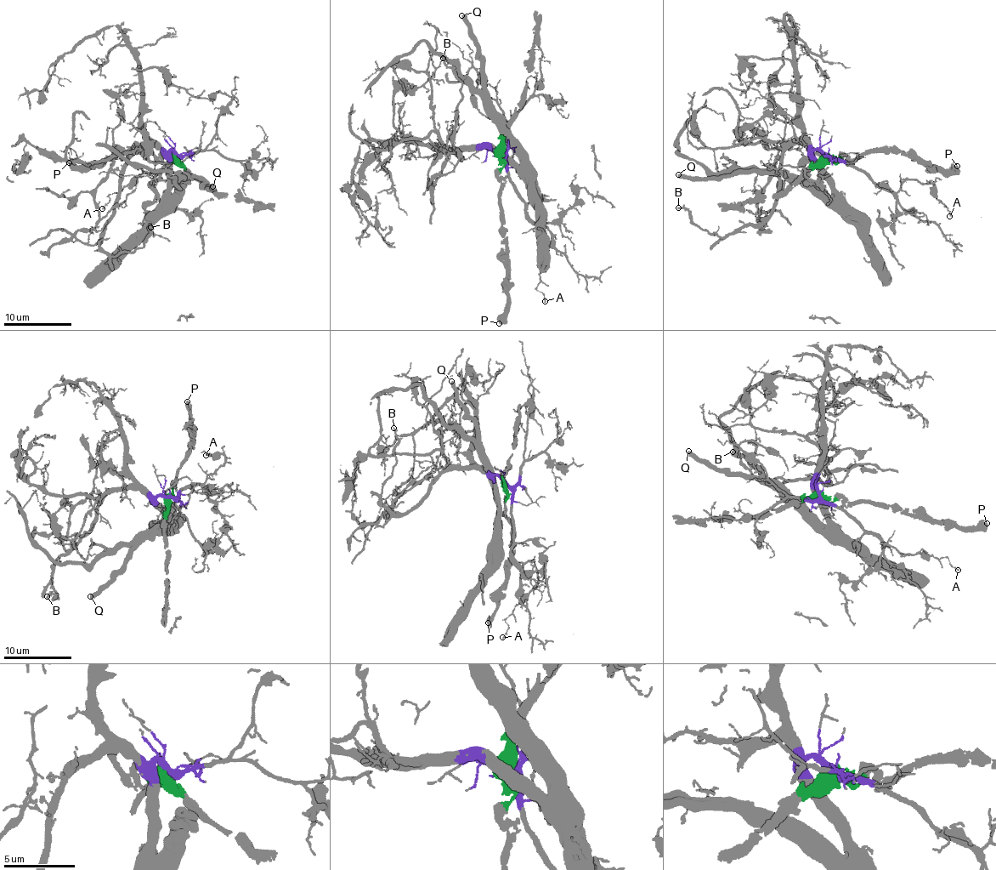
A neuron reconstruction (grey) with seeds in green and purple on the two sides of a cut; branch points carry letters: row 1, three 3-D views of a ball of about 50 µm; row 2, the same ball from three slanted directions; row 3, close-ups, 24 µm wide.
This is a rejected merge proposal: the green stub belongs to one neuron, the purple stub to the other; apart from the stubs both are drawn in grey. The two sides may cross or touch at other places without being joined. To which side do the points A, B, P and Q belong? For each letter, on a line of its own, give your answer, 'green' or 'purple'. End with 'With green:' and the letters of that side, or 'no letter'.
A: purple
B: purple
P: green
Q: purple
With green: P

